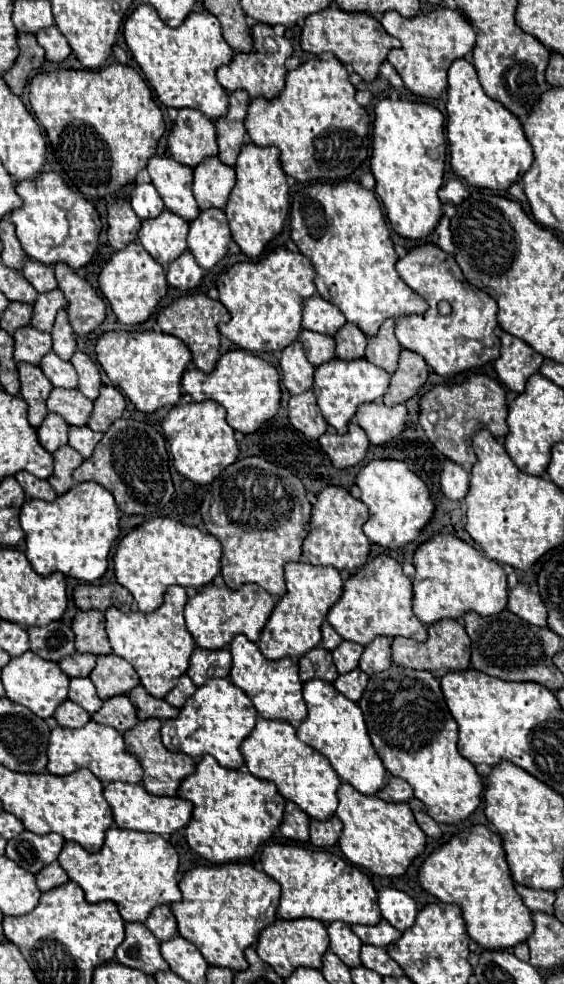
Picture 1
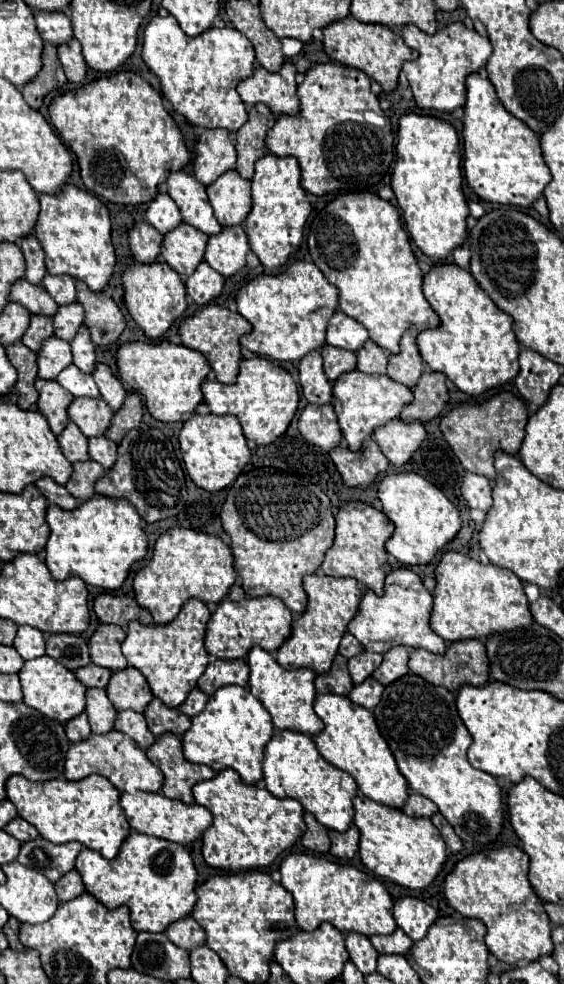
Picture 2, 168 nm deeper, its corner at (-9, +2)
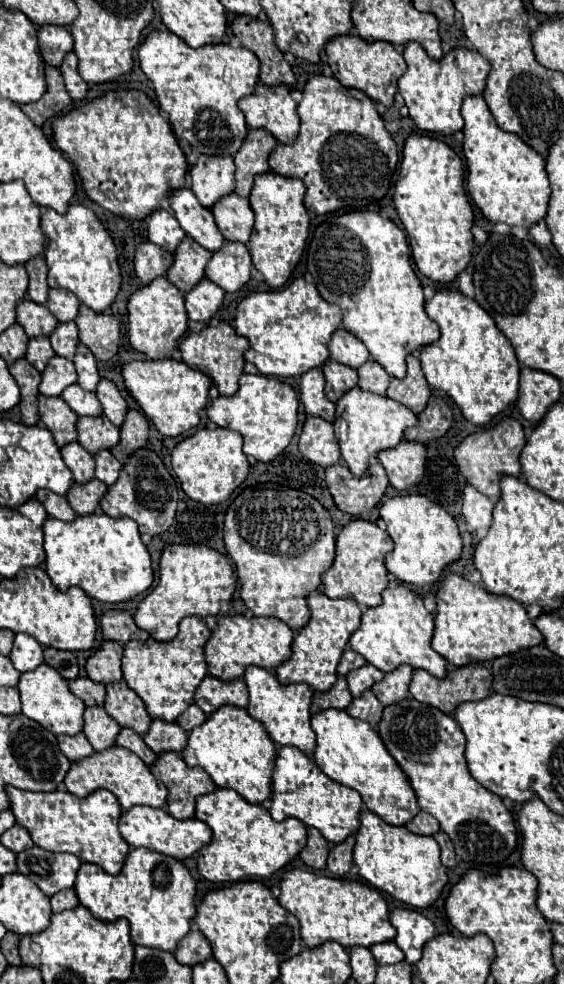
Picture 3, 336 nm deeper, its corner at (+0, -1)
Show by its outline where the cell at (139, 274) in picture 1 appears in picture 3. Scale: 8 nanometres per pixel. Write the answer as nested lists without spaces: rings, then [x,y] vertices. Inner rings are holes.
[[[156,278],[132,294],[128,302],[128,336],[134,350],[146,354],[150,360],[170,358],[186,330],[188,314],[184,306],[184,294],[176,290],[176,286],[172,286],[166,278]]]

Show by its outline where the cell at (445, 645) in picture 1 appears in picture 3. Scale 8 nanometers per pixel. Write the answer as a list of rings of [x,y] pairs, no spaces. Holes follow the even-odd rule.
[[[468,664],[468,666],[462,666],[462,668],[450,670],[448,676],[444,680],[440,680],[440,678],[434,678],[432,674],[428,674],[424,670],[414,670],[410,694],[418,702],[424,702],[432,708],[438,708],[440,712],[452,714],[458,708],[458,704],[468,702],[468,700],[482,700],[488,694],[492,694],[492,672],[484,664]]]

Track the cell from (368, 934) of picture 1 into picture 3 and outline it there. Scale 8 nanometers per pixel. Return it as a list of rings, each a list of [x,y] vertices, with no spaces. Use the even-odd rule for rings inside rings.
[[[384,942],[384,944],[376,944],[370,948],[372,956],[376,958],[376,962],[380,966],[386,966],[386,964],[396,964],[396,962],[402,962],[404,960],[404,954],[402,950],[396,946],[396,942]]]

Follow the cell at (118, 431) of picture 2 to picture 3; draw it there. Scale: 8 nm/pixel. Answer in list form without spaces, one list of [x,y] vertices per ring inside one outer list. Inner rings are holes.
[[[128,410],[126,420],[120,428],[120,444],[110,452],[124,464],[132,450],[140,450],[148,444],[148,420],[138,410]]]

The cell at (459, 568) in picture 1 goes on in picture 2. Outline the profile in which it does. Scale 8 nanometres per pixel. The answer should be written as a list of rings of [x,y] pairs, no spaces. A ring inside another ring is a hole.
[[[445,551],[435,567],[435,581],[435,601],[429,621],[431,629],[445,641],[461,641],[471,637],[485,641],[491,633],[527,627],[533,621],[521,579],[503,567],[491,563],[483,565],[481,561],[459,551]]]

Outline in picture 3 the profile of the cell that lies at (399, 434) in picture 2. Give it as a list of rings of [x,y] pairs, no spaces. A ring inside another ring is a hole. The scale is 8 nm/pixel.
[[[402,440],[392,450],[382,450],[378,454],[380,464],[384,466],[390,484],[398,492],[406,492],[418,486],[424,478],[424,464],[426,464],[426,448],[416,442]]]

